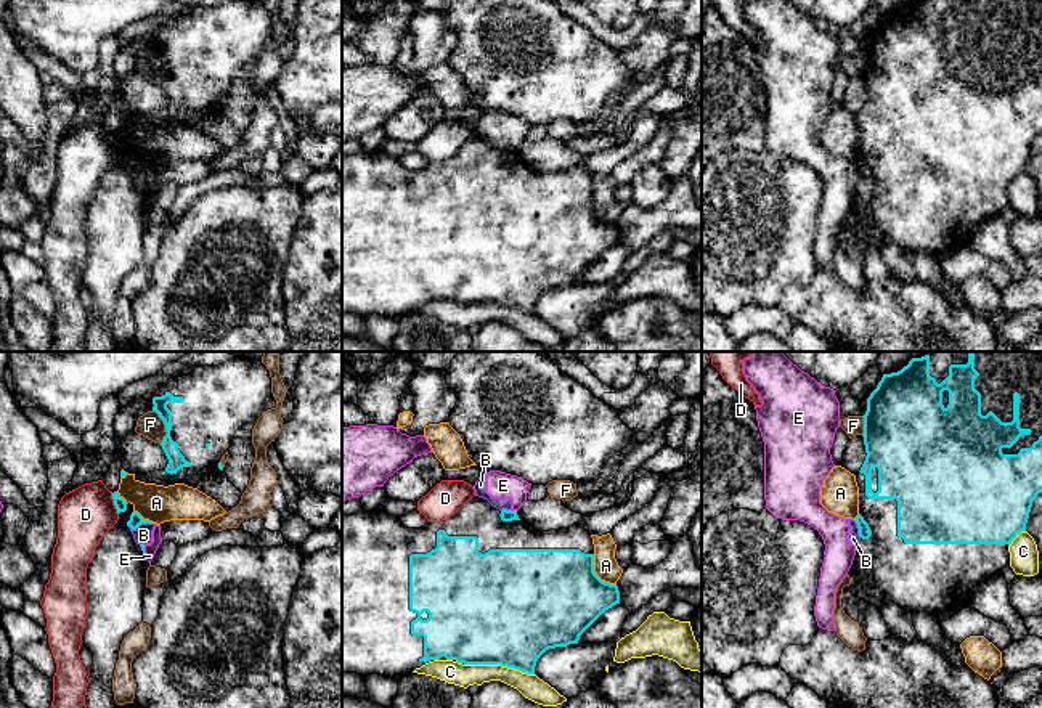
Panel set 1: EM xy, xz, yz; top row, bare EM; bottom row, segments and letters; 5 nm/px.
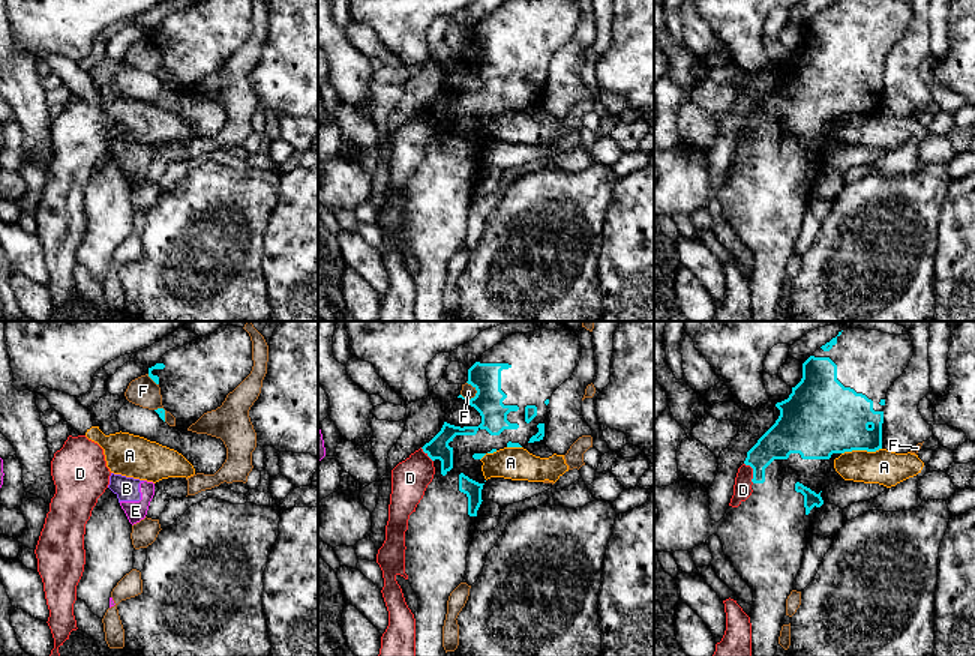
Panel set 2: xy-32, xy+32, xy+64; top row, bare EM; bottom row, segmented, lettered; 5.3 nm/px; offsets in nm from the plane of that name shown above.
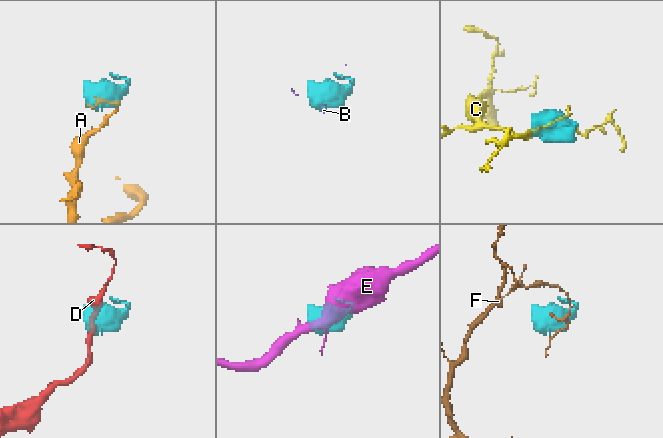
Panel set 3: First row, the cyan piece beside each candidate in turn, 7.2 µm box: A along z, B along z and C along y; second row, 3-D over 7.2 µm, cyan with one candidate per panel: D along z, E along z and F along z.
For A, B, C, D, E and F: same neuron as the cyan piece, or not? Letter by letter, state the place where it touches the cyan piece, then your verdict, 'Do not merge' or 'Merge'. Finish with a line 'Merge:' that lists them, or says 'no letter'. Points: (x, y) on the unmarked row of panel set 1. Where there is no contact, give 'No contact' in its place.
A: Touches cyan at xz (594, 214). Do not merge
B: Touches cyan at xy (138, 166). Do not merge
C: Touches cyan at xz (500, 304). Do not merge
D: Touches cyan at xy (114, 145). Do not merge
E: Touches cyan at xy (145, 193). Do not merge
F: Touches cyan at xy (166, 68). Do not merge
Merge: no letter

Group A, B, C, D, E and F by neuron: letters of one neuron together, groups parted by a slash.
A / B E / C / D / F

